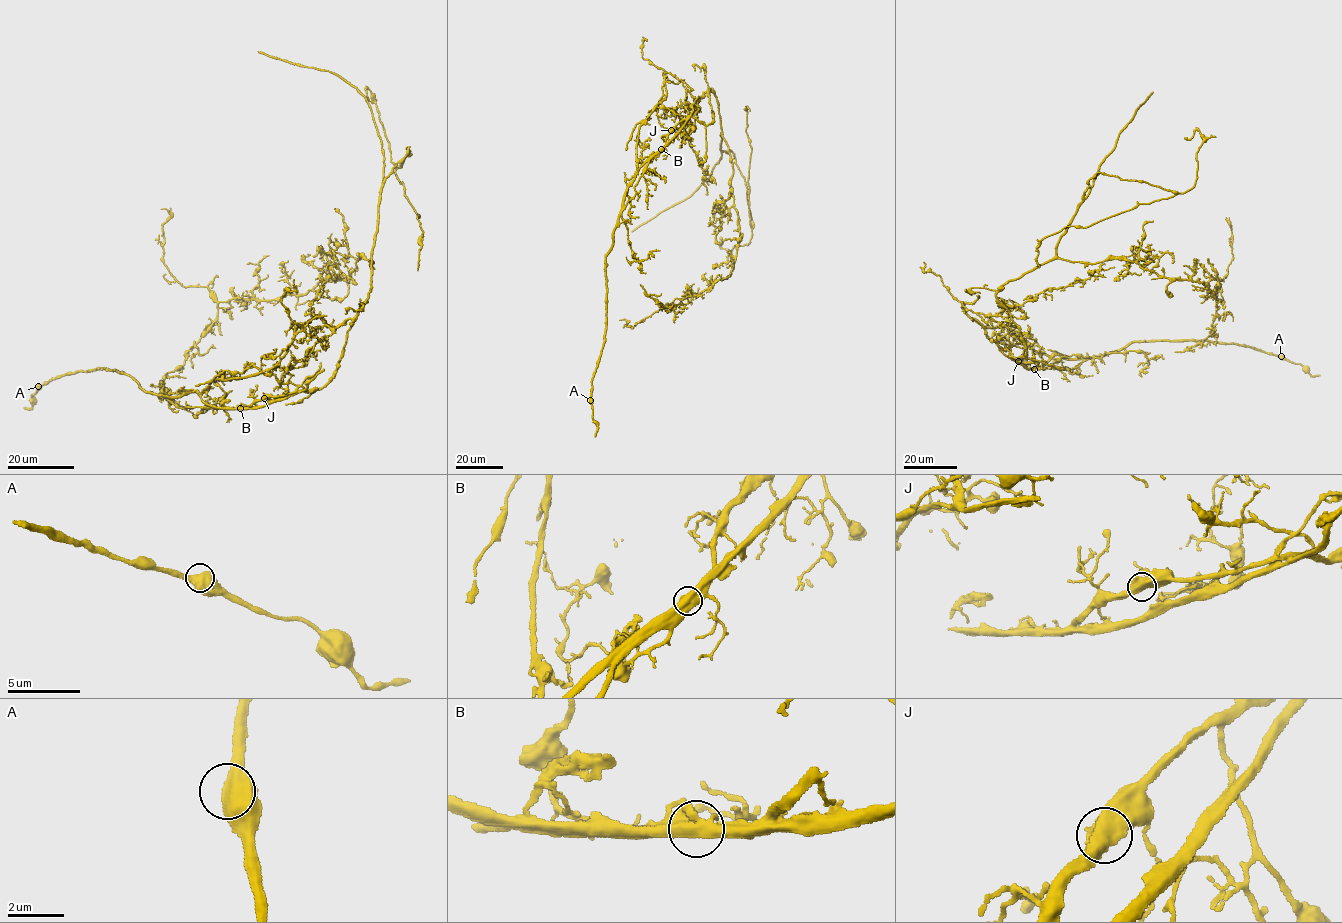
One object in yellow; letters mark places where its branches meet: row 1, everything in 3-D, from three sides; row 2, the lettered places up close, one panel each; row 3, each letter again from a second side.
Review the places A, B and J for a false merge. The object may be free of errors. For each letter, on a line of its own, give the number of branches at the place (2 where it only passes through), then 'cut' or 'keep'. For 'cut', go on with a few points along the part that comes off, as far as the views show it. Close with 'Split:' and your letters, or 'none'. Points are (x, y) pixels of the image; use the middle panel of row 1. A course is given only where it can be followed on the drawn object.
A: 2 | keep
B: 2 | cut | (661, 149), (640, 167), (626, 190), (612, 248), (606, 257), (605, 341), (591, 392), (594, 436)
J: 2 | keep
Split: B

